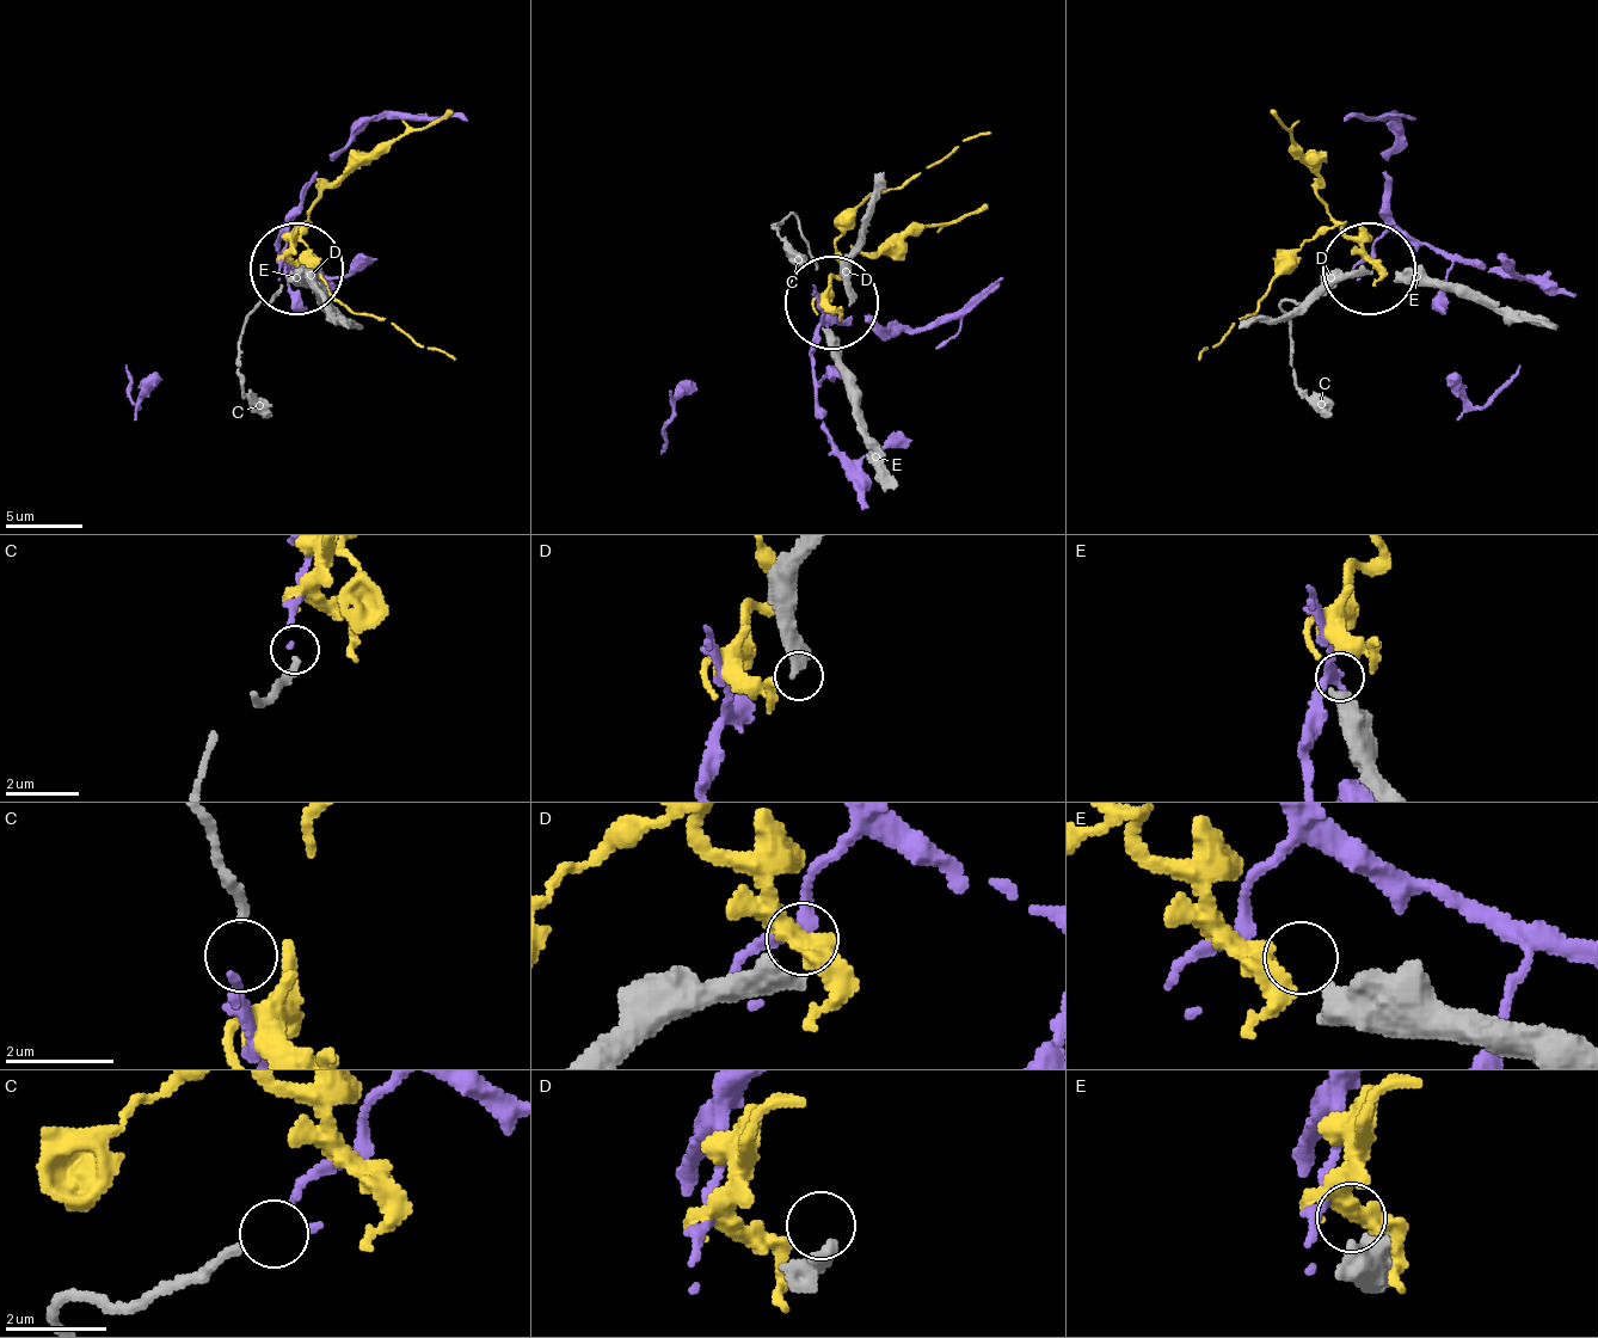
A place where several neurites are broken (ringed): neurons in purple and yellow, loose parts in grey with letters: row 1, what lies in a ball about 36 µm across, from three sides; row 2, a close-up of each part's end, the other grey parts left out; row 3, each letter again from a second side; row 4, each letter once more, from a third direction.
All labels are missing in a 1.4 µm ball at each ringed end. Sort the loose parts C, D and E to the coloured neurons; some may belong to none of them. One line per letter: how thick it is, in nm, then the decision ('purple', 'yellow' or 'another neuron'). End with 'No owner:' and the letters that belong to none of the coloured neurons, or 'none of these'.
C: calibre 170 nm; purple
D: calibre 440 nm; another neuron
E: calibre 600 nm; yellow
No owner: D

